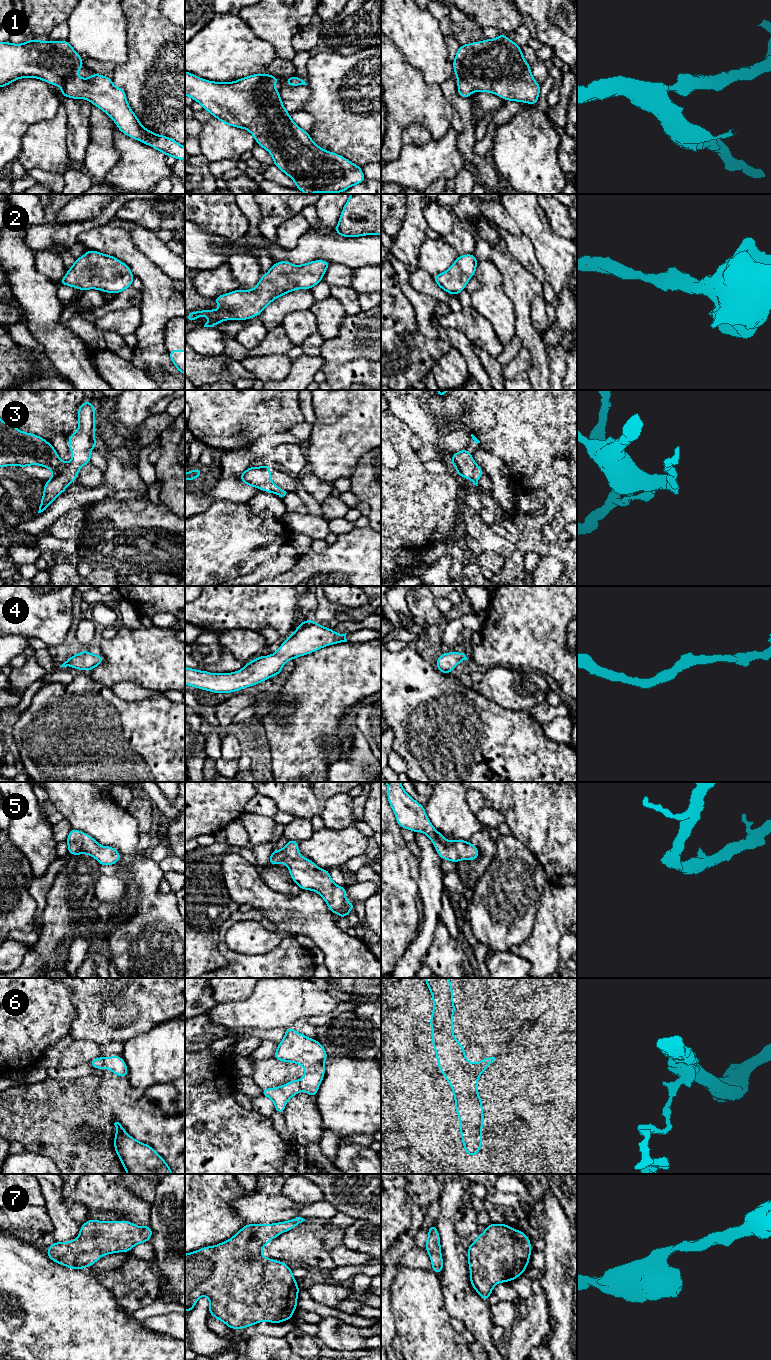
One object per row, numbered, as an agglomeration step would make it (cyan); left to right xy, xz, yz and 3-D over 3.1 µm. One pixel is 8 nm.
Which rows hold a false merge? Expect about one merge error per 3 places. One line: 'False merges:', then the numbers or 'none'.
False merges: 3, 6

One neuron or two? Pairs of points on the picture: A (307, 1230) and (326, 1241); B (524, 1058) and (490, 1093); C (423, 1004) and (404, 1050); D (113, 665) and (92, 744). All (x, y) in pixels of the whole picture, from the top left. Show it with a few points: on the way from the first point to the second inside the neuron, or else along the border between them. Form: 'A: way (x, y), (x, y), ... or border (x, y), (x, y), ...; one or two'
A: way (312, 1235), (314, 1237), (321, 1237); one
B: way (515, 1067), (497, 1085); one
C: border (394, 1010), (405, 1010), (413, 1018), (417, 1044); two
D: border (89, 676), (110, 689); two

